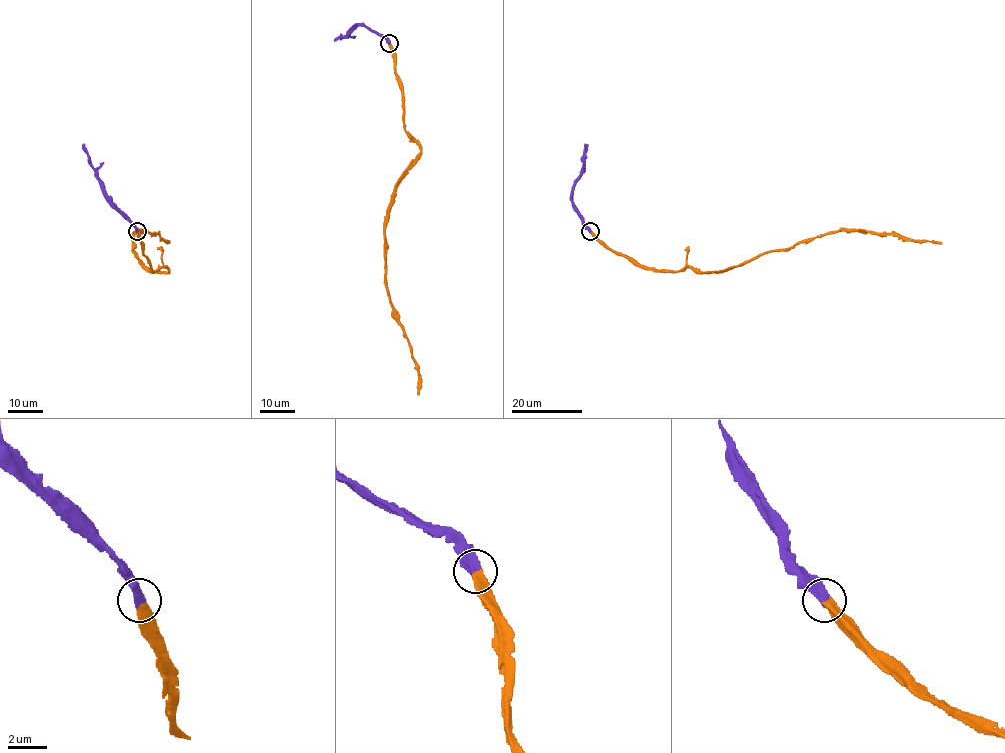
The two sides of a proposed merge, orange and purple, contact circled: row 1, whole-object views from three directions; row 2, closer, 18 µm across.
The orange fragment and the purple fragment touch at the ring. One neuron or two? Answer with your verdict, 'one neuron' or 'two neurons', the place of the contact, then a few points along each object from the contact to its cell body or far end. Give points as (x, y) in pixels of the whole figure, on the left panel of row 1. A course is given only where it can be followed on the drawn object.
one neuron; at (137, 231); orange runs (137, 231), (151, 270), (168, 270), (154, 272), (133, 251), (133, 235), (154, 232), (165, 243); purple runs (136, 231), (107, 199), (103, 182), (89, 163), (82, 145)

